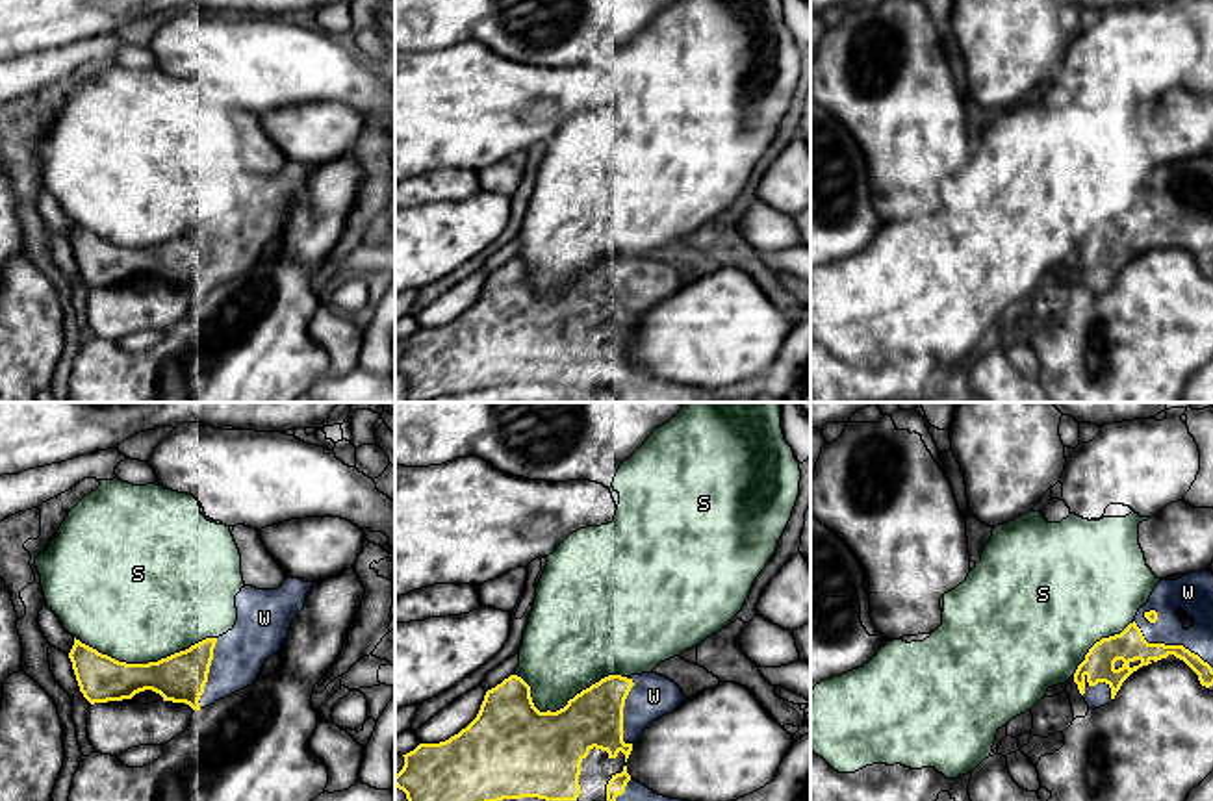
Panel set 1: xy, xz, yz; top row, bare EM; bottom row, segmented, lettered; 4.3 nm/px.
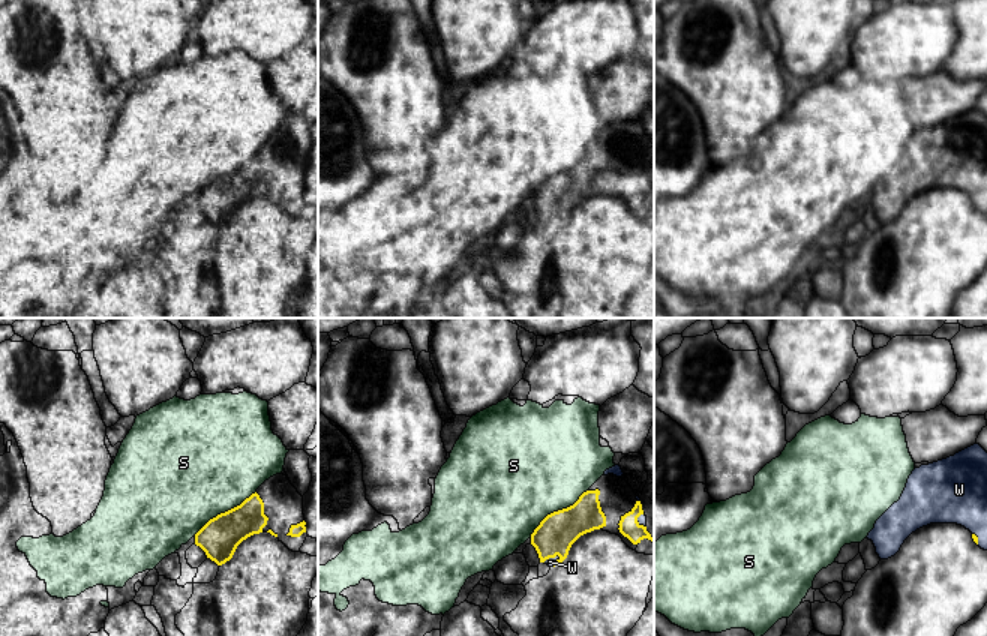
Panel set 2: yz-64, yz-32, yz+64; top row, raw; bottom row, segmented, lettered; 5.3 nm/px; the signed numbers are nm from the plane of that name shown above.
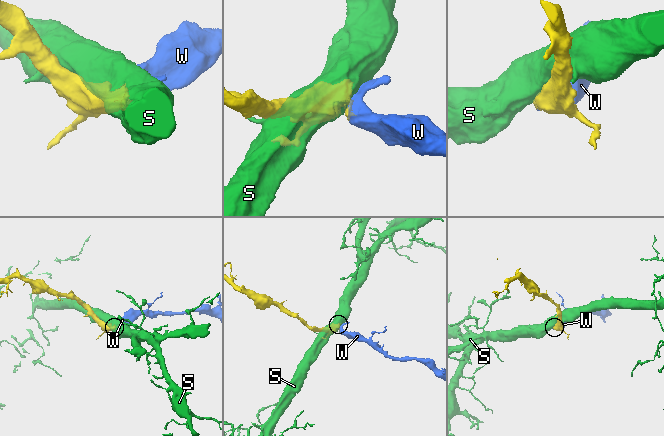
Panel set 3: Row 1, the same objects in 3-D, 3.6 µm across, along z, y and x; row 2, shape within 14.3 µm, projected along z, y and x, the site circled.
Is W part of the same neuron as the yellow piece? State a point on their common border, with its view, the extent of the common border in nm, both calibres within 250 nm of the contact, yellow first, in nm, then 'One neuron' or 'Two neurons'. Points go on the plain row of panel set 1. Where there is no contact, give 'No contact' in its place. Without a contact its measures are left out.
Touches yellow at yz (1169, 230). Shared border 400 nm. Thickness 140 nm (yellow) against 170 nm. One neuron

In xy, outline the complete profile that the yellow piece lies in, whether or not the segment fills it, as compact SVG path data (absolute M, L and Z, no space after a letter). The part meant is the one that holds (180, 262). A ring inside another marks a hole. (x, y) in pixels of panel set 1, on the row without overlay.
M287 161L276 174L241 172L237 206L219 222L148 248L119 247L74 222L69 237L83 282L95 287L132 284L152 274L163 286L206 293L247 271L284 230L313 167Z

